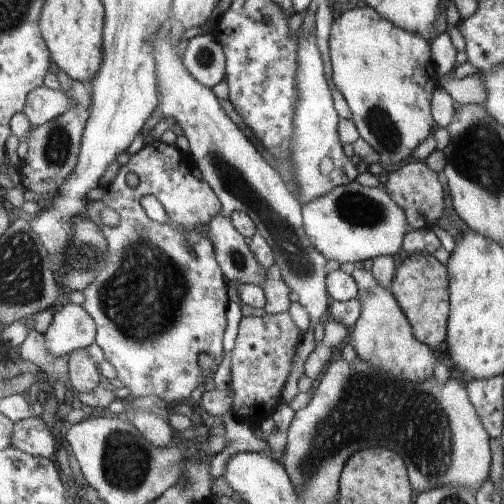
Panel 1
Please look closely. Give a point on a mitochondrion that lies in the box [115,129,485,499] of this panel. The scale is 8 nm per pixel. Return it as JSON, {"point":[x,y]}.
{"point":[369,407]}

